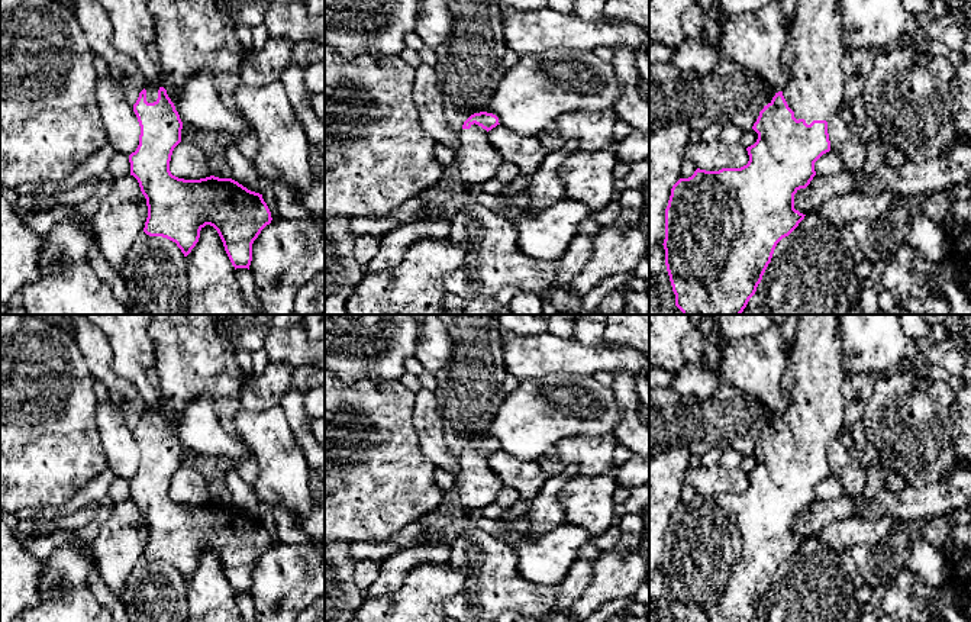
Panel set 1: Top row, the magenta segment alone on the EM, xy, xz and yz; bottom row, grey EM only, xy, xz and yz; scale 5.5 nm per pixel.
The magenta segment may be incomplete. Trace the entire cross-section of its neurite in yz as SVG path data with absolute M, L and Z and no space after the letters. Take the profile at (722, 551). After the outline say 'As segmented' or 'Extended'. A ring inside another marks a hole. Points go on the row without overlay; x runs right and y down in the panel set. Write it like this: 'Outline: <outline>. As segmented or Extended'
Outline: M797 315L797 331L794 341L791 342L790 351L790 364L788 364L788 381L791 383L790 389L790 406L787 410L775 418L772 425L764 431L759 436L757 447L752 454L758 458L758 464L754 470L748 471L749 486L741 493L722 493L719 496L706 496L697 493L694 499L688 503L680 503L671 513L671 521L668 531L665 534L665 590L672 610L675 622L752 622L757 616L758 609L762 605L762 600L771 587L774 574L777 568L788 561L799 548L804 544L806 539L794 534L794 519L800 513L806 513L813 502L816 500L814 487L826 477L830 476L830 465L828 458L828 445L841 436L845 422L845 402L842 393L842 384L845 380L845 373L842 370L842 357L841 357L841 338L839 338L839 319L841 315Z. Extended

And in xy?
Outline: M146 409L133 429L133 436L141 460L136 476L129 480L129 487L130 500L138 505L146 523L148 542L143 557L175 567L187 581L199 567L200 555L210 550L217 555L235 594L249 594L252 568L272 545L262 519L248 515L232 503L210 500L200 505L184 505L171 499L170 486L174 473L181 467L183 447L164 412Z. Extended

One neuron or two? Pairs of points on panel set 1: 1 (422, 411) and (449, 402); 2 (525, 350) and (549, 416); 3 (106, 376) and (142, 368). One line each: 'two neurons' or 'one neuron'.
1: two neurons
2: two neurons
3: two neurons

